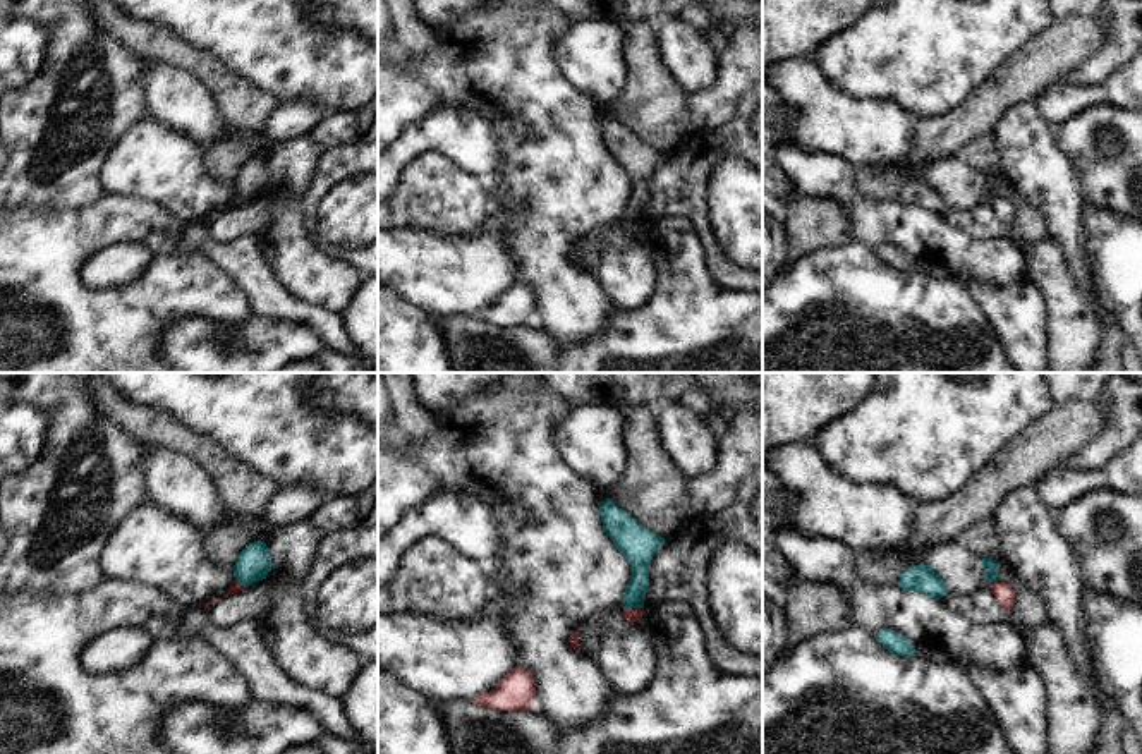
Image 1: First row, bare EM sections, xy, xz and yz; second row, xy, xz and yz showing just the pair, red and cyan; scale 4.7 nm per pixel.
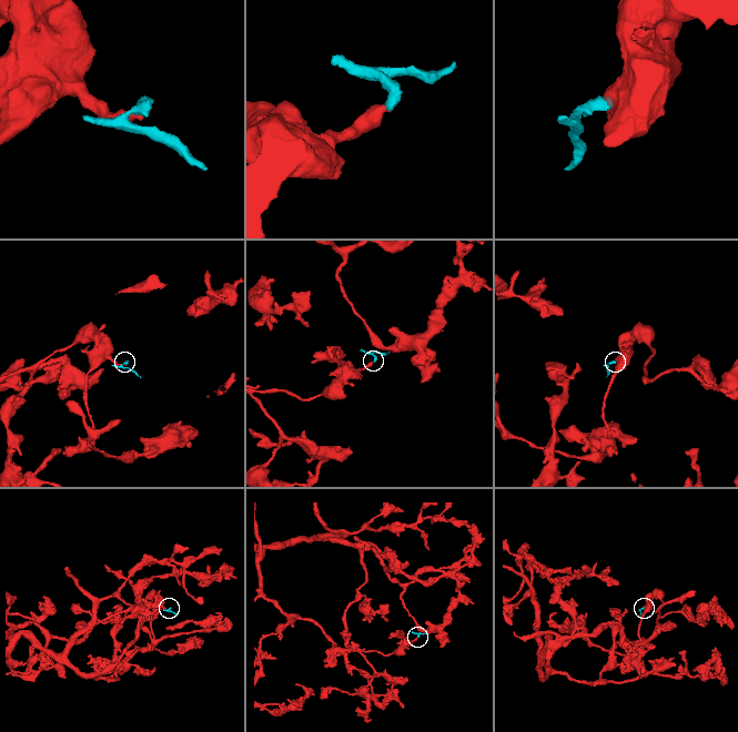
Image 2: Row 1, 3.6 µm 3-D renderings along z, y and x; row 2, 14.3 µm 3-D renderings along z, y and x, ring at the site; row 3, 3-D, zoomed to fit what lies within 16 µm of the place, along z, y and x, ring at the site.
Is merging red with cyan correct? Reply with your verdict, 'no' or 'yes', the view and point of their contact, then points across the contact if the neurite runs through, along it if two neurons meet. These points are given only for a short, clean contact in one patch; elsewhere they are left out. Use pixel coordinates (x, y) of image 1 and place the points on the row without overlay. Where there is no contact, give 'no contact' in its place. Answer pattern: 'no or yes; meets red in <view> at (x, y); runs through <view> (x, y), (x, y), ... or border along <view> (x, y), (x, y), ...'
no; meets red in xz at (632, 224); border along xz (622, 217), (627, 224), (643, 224)

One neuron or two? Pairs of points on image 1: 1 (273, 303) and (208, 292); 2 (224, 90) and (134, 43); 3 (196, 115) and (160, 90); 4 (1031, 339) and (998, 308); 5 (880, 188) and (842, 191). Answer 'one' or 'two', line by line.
1: two
2: one
3: one
4: one
5: two

